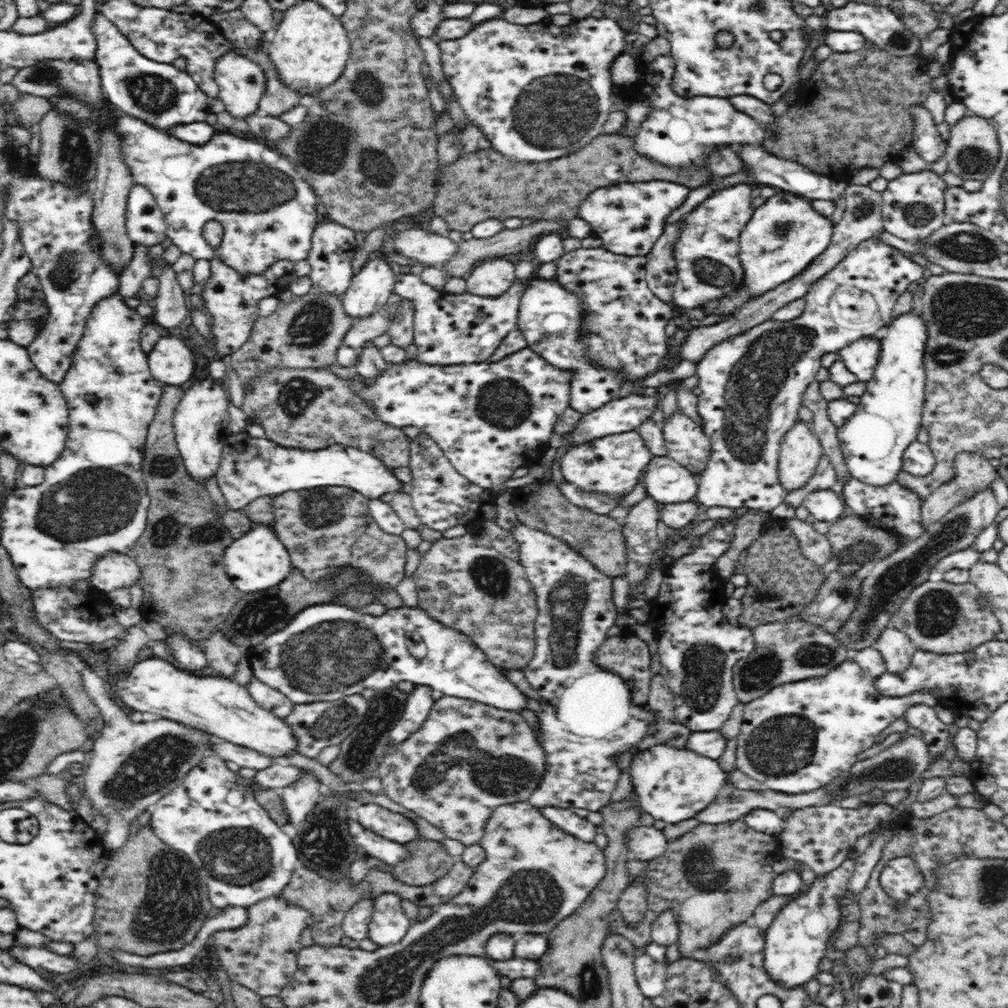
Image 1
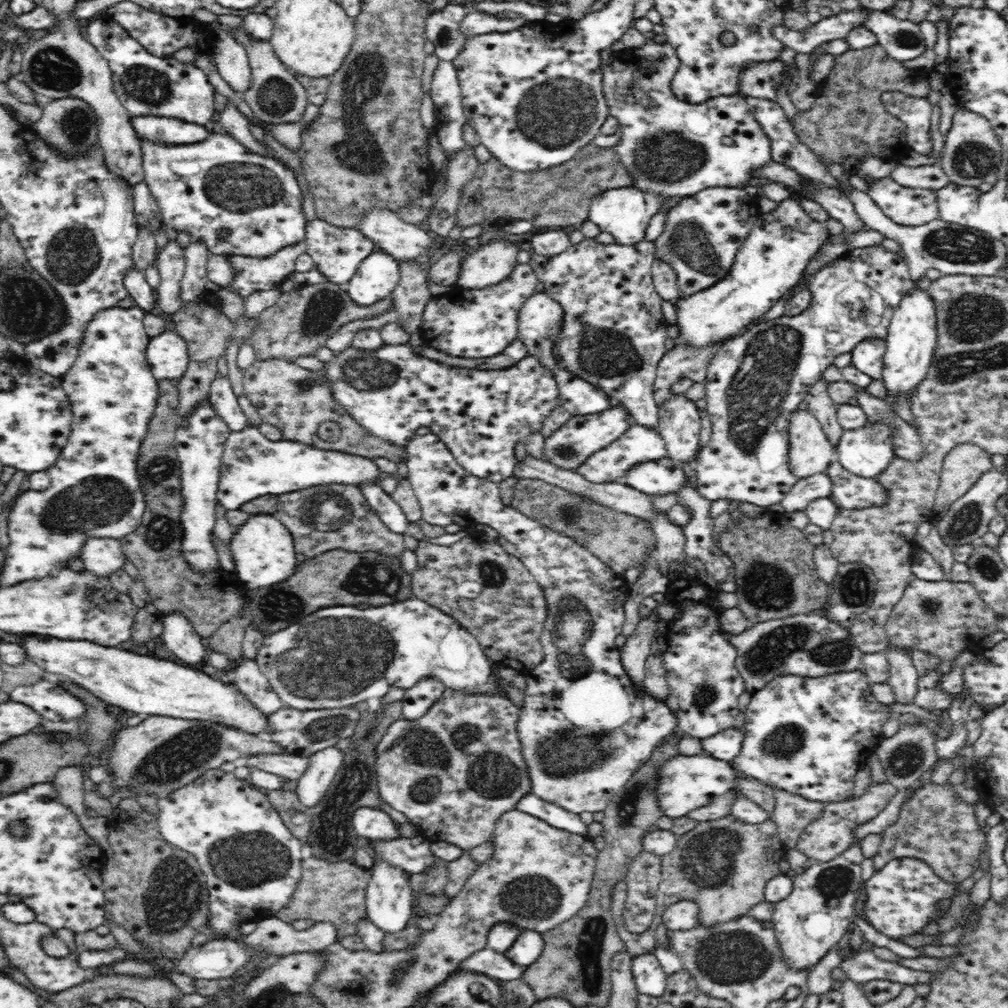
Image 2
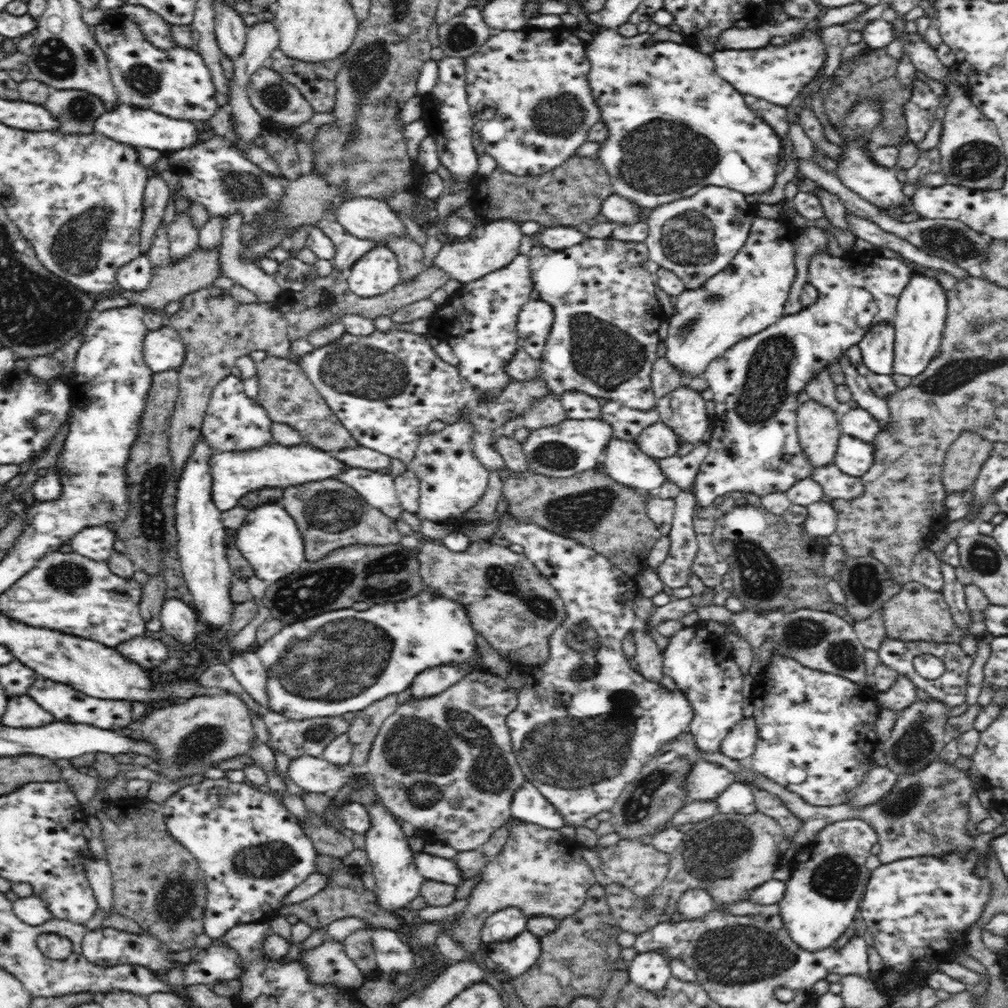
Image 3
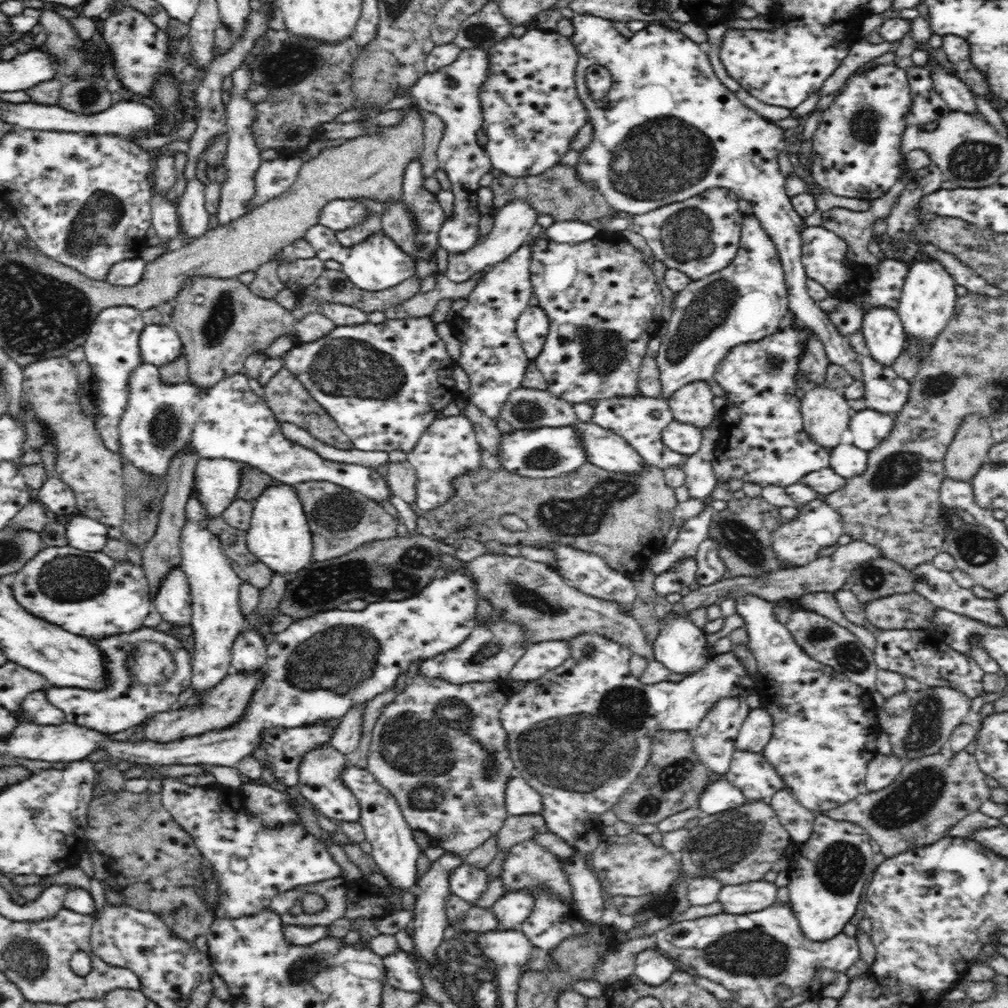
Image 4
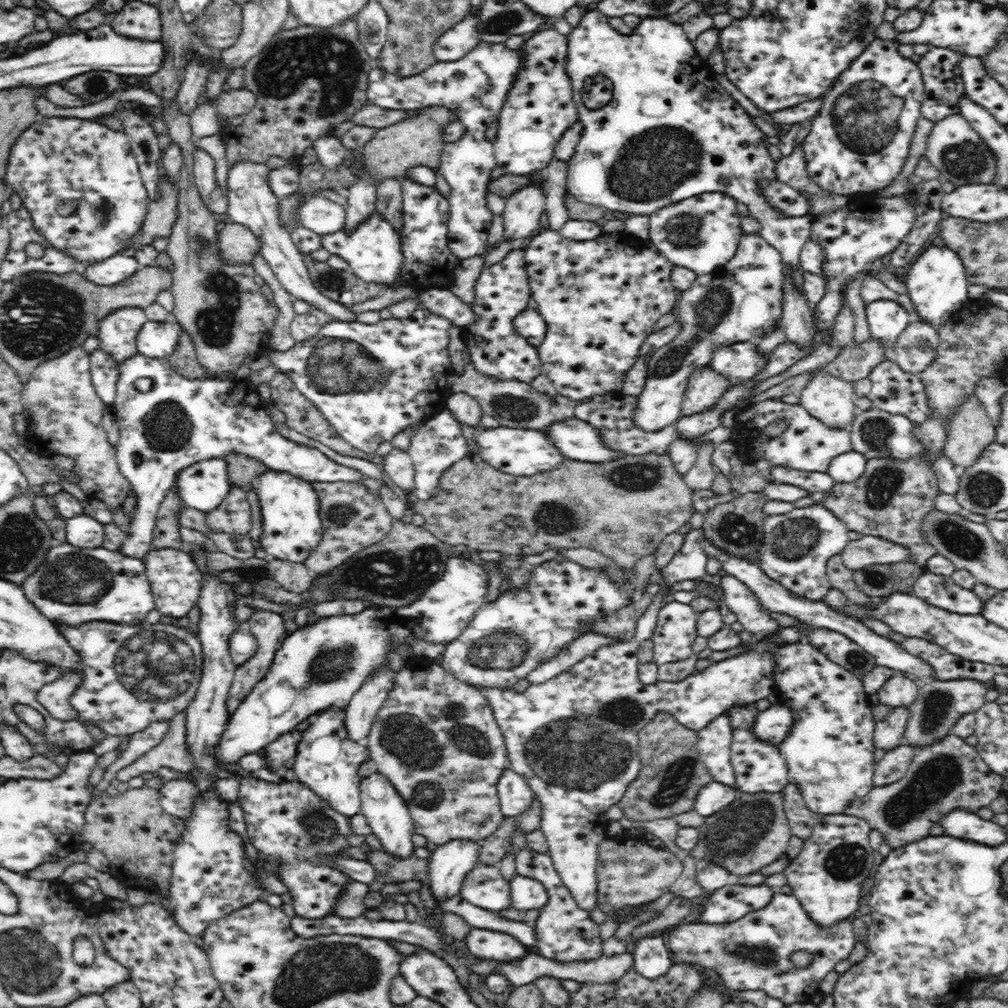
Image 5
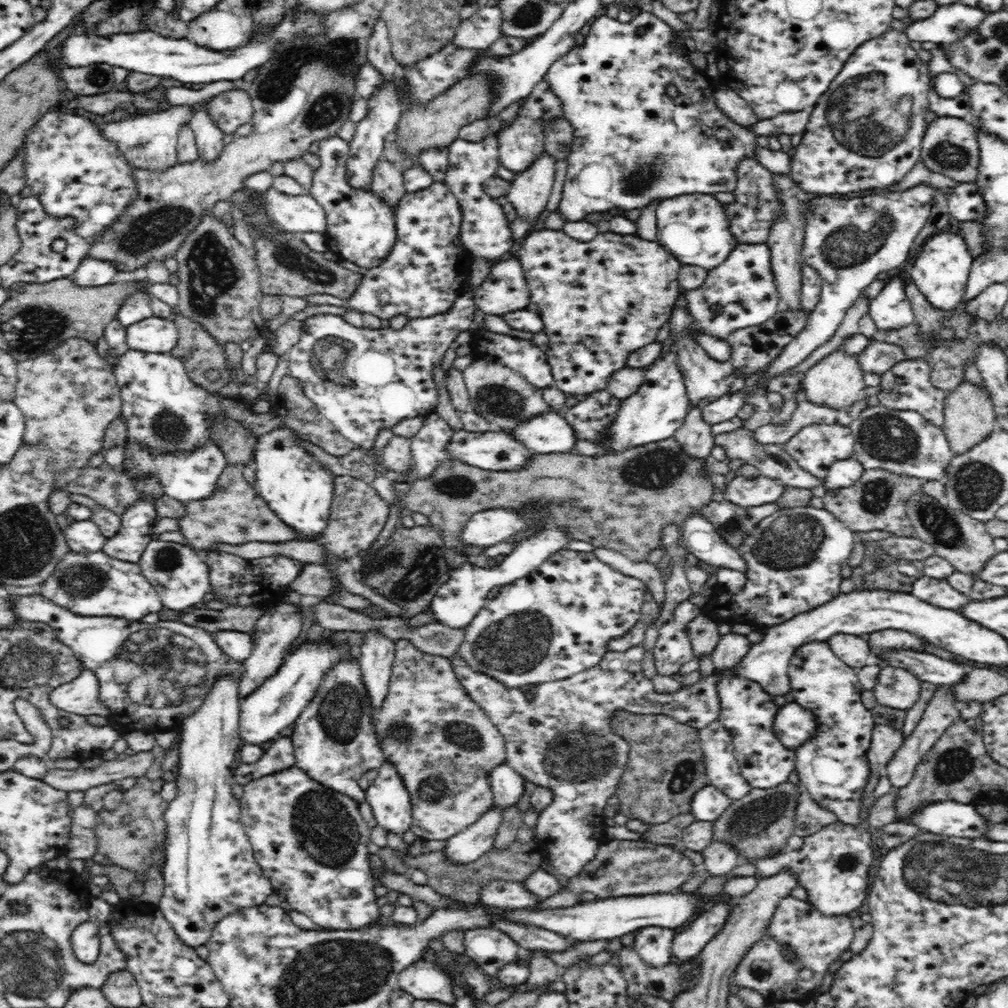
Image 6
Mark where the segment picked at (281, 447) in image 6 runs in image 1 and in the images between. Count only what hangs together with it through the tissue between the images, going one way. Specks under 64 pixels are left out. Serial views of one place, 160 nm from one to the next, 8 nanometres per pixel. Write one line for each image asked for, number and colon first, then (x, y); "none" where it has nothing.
1: (257, 561)
2: (263, 550)
3: (269, 539)
4: (279, 537)
5: (291, 529)

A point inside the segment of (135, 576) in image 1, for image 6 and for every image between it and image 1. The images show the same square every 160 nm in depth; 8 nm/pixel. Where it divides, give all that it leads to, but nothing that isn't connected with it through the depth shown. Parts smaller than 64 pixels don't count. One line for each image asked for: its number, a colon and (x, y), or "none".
2: (103, 556)
3: (95, 542)
4: (82, 532)
5: (83, 531)
6: (83, 536)

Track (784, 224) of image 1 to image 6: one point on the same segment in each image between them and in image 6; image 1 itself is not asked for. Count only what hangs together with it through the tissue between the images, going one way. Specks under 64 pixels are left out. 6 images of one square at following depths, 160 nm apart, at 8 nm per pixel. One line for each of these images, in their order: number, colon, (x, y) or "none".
2: (771, 261)
3: (749, 295)
4: (744, 302)
5: (740, 302)
6: (741, 292)

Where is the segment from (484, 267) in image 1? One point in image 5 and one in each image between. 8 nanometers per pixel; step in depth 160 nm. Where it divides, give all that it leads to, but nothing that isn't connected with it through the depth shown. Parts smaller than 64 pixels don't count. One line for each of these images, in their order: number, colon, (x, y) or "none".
2: (491, 264)
3: (497, 243)
4: (511, 229)
5: (523, 210)

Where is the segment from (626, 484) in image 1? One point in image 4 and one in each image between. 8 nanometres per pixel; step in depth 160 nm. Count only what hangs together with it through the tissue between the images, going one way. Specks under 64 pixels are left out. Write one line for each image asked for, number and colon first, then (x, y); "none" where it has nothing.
2: (638, 444)
3: (658, 441)
4: (686, 439)

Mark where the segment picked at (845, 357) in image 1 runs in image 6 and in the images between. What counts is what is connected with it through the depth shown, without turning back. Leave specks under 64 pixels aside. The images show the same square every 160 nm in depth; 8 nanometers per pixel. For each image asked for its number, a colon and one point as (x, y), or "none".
2: (867, 356)
3: (877, 346)
4: (883, 331)
5: (887, 319)
6: (891, 309)

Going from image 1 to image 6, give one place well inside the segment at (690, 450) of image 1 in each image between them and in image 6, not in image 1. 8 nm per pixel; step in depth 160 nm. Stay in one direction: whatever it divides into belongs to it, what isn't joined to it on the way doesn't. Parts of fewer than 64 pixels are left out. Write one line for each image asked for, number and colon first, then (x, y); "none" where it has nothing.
2: (679, 423)
3: (683, 410)
4: (692, 404)
5: (705, 387)
6: (753, 348)

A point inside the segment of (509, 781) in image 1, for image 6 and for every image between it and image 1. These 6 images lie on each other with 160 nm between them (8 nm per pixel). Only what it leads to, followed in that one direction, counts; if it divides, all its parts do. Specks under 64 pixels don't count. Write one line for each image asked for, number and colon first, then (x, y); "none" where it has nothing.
2: (453, 773)
3: (445, 764)
4: (438, 740)
5: (435, 738)
6: (443, 745)

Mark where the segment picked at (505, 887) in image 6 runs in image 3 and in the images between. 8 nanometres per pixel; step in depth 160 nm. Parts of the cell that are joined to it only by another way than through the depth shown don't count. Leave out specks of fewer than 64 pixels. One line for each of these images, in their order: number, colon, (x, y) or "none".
3: (431, 867)
4: (468, 882)
5: (484, 887)

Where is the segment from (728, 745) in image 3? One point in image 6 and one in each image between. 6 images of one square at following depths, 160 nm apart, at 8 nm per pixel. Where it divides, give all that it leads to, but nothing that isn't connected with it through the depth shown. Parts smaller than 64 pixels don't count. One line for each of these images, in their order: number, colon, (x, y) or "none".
4: (756, 731)
5: (773, 724)
6: (793, 725)

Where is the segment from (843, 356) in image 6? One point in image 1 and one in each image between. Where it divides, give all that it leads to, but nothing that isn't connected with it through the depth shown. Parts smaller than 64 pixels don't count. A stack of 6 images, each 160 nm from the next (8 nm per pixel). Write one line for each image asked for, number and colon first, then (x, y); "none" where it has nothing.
1: (800, 452)
2: (810, 452)
3: (818, 429)
4: (826, 414)
5: (830, 399)

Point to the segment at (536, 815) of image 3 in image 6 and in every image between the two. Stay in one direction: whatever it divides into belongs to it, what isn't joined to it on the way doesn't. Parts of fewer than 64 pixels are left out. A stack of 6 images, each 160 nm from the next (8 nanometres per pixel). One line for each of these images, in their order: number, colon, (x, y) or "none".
4: (520, 798)
5: (515, 796)
6: (507, 785)

